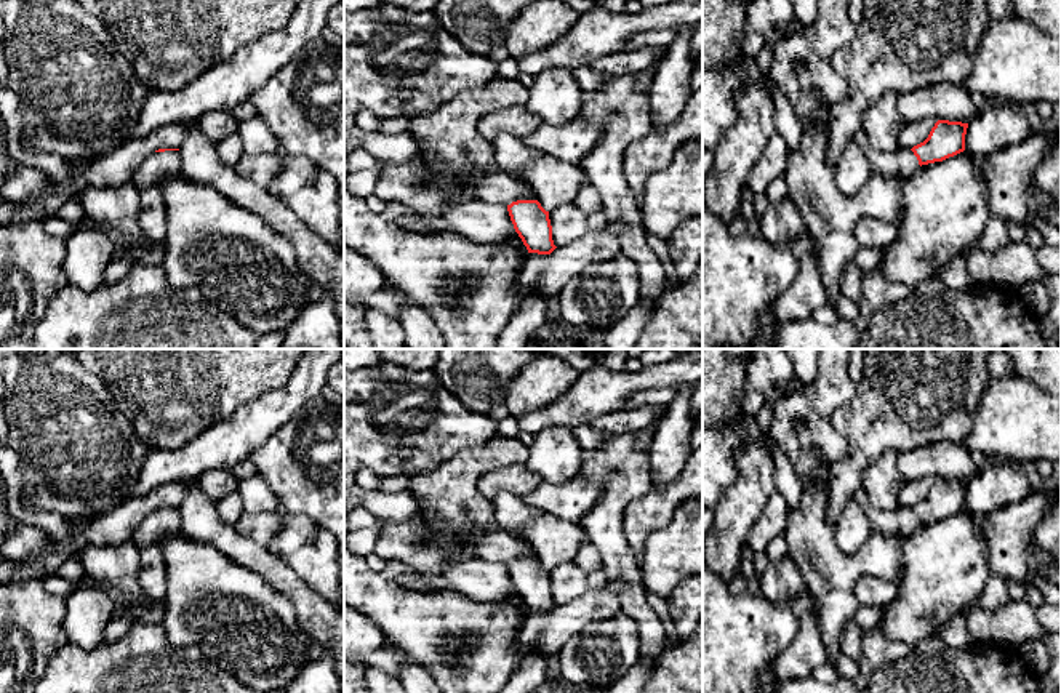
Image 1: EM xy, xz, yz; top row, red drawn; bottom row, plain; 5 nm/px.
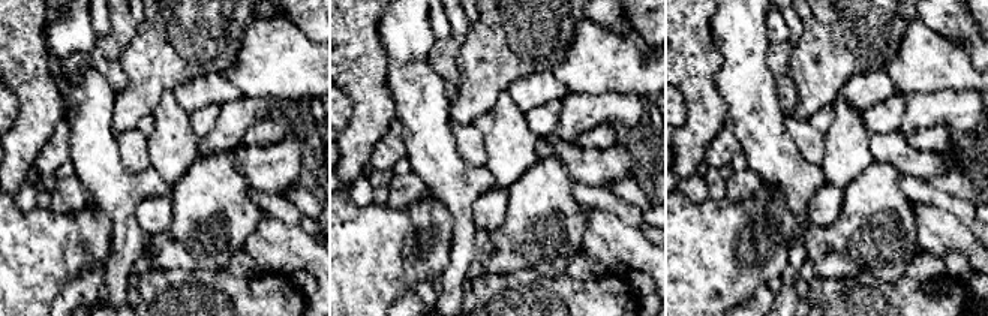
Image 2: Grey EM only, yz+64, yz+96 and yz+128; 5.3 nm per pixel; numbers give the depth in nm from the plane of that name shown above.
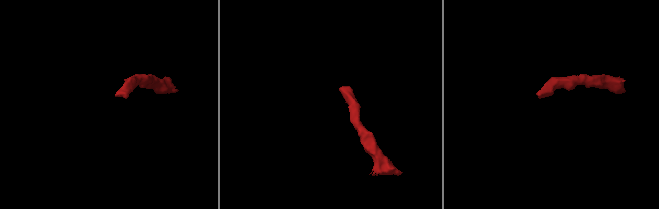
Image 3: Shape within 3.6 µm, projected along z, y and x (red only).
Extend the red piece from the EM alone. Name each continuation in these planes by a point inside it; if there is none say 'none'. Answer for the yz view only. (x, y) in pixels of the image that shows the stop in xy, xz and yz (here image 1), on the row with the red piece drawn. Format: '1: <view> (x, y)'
1: yz (900, 165)

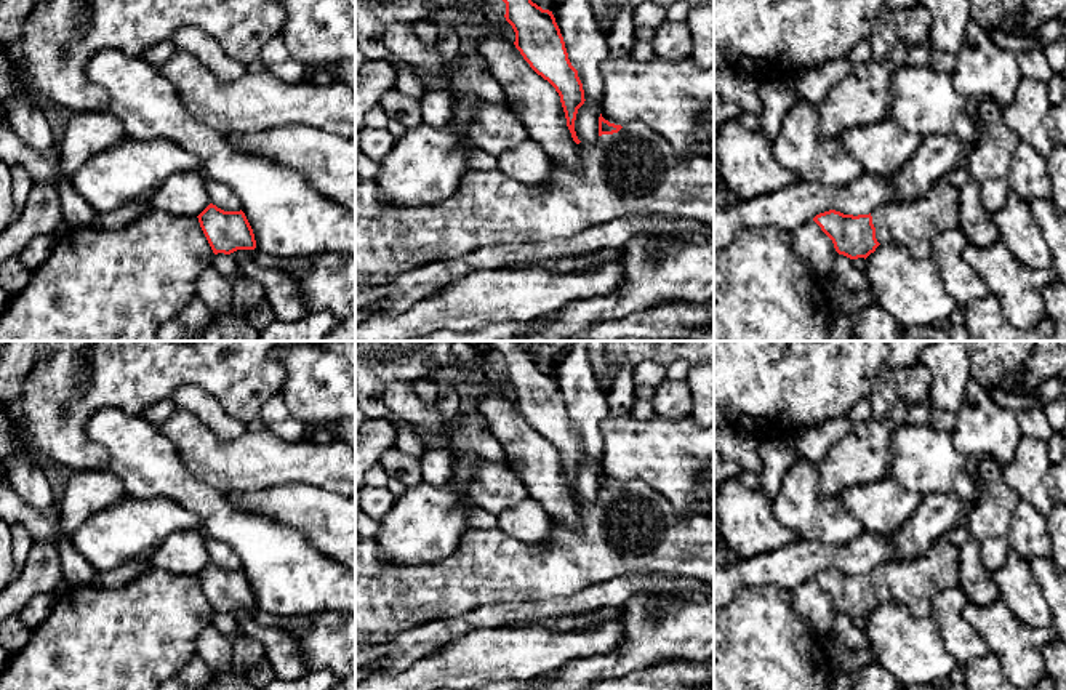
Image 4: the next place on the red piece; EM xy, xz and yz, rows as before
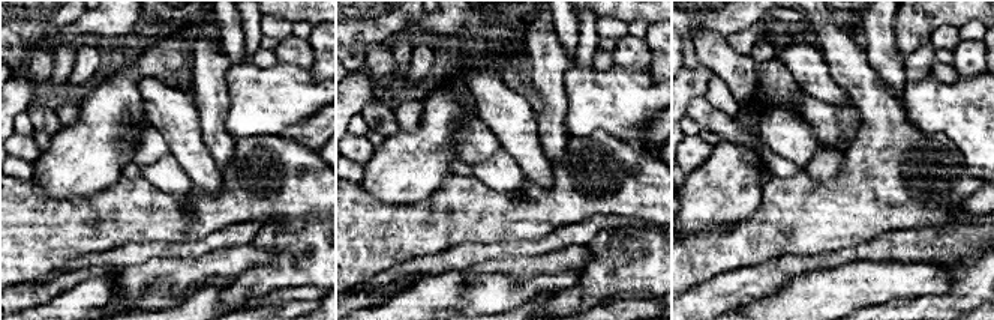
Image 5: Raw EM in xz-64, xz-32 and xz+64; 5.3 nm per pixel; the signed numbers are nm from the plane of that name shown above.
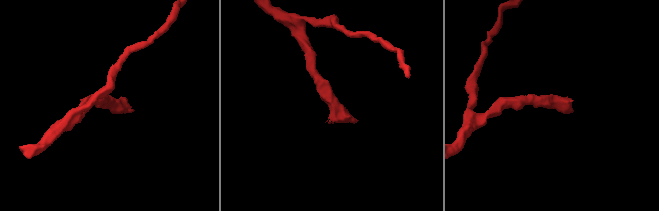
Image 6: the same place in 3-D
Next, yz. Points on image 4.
1: yz (914, 224)

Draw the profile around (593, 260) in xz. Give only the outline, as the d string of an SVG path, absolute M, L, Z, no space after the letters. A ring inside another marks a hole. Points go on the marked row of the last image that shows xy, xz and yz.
M603 250L589 255L579 255L576 258L554 258L554 259L538 259L525 264L517 264L511 269L530 269L530 267L543 267L554 274L568 274L575 271L586 271L592 267L599 267L607 263L623 263L623 251L618 250Z

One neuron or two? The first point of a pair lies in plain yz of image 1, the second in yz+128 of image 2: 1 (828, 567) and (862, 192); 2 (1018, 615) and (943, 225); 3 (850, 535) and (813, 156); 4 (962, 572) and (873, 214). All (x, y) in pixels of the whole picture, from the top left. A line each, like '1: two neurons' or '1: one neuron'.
1: two neurons
2: one neuron
3: one neuron
4: one neuron

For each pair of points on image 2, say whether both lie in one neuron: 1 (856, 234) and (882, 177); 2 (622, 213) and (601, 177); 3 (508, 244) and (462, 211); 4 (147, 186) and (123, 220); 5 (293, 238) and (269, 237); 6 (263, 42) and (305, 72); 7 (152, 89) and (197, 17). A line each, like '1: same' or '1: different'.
1: same
2: different
3: different
4: same
5: same
6: same
7: same

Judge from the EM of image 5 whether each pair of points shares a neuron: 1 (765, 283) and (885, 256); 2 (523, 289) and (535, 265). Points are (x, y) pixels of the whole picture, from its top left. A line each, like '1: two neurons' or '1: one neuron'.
1: one neuron
2: two neurons

